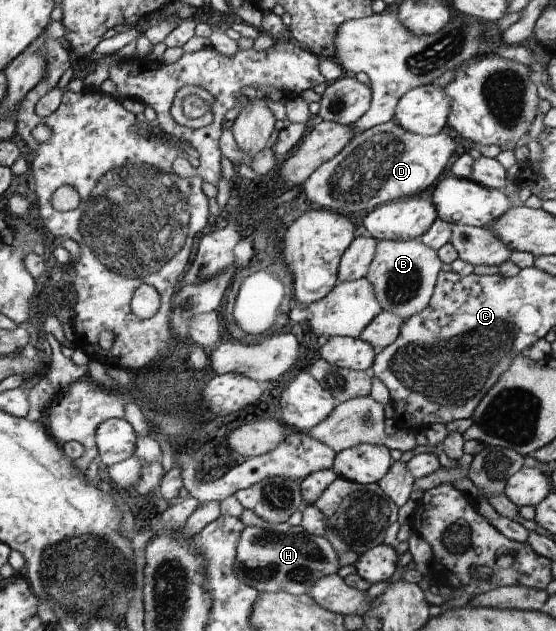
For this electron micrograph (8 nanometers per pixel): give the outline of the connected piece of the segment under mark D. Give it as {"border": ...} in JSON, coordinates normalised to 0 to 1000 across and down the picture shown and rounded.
{"border":[[[707,192],[692,193],[635,216],[613,241],[572,265],[545,290],[549,312],[552,312],[552,322],[567,333],[612,334],[617,341],[667,334],[703,317],[750,311],[768,296],[775,296],[804,265],[815,242],[818,242],[818,223],[800,211],[759,216],[732,208]]]}

